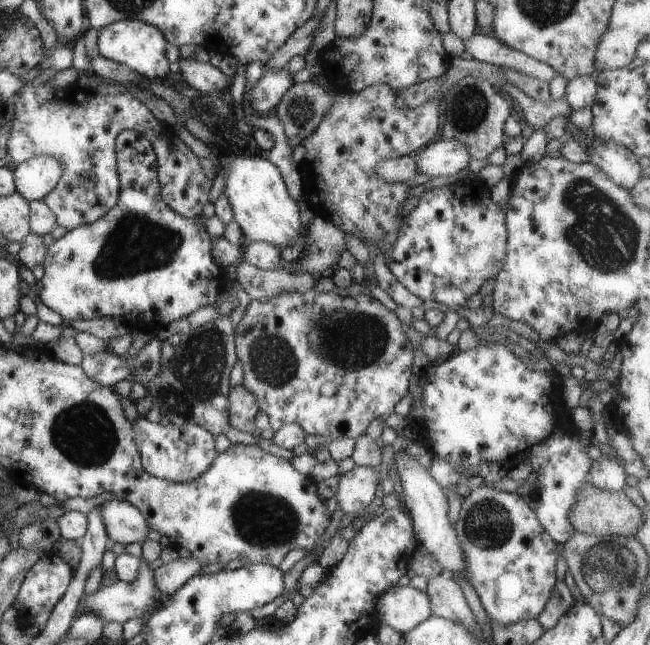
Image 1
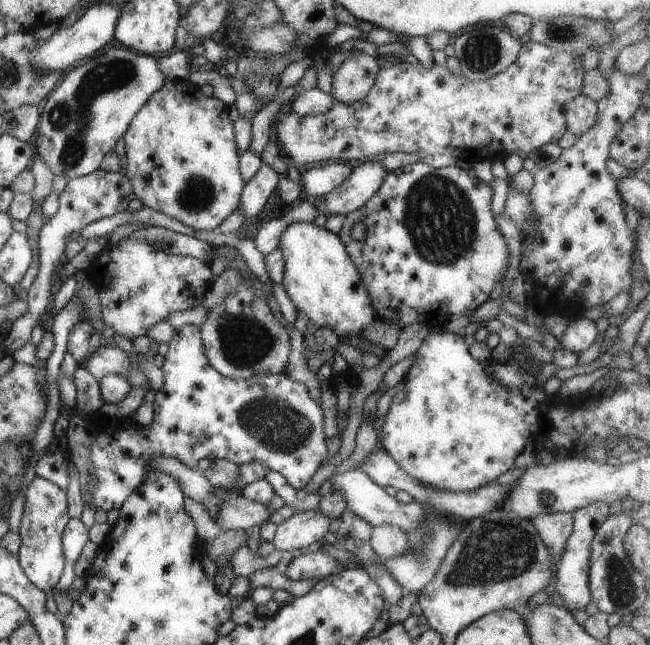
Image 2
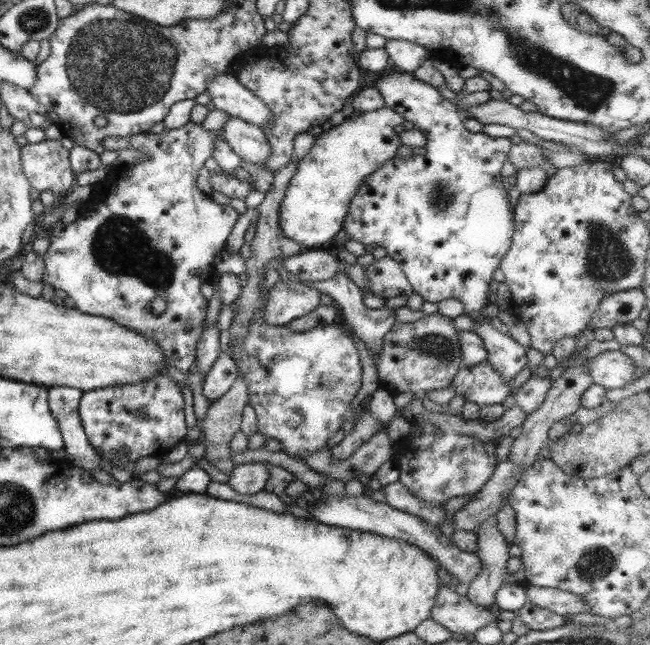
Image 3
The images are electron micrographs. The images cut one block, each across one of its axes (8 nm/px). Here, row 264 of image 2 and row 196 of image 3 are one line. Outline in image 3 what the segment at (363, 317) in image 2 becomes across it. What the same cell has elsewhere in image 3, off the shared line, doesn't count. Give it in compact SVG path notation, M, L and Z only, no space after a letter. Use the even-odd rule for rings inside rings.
M383 106L377 110L354 112L327 131L316 130L309 152L296 162L296 169L288 180L279 206L278 226L282 234L308 249L331 247L334 236L342 228L350 200L356 195L361 183L374 170L389 162L401 146L400 138L393 128L403 124L403 121L400 114Z

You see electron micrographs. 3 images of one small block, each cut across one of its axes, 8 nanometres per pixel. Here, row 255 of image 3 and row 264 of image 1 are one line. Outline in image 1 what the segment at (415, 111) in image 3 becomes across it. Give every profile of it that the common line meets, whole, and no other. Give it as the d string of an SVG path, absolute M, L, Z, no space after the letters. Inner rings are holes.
M478 178L474 180L461 180L454 181L446 180L439 181L434 183L433 186L423 187L421 189L415 190L418 194L419 201L417 205L411 212L407 215L401 217L401 222L399 222L399 232L397 232L397 240L387 256L387 267L390 270L391 274L399 281L399 284L402 284L411 294L415 294L417 298L420 298L423 301L426 300L435 300L435 302L441 302L441 304L451 308L455 311L455 308L463 308L465 301L473 294L477 293L479 288L483 286L483 282L491 280L497 276L497 272L503 268L505 264L505 238L507 238L507 229L505 226L504 219L504 208L494 204L491 199L489 199L489 190L488 188L479 181Z

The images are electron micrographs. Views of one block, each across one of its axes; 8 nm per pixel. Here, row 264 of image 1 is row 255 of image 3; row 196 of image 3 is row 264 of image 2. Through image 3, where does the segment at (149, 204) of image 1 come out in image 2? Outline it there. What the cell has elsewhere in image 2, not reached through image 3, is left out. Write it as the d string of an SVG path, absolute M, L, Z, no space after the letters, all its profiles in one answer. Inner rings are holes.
M120 239L114 244L104 245L91 261L87 272L92 277L97 292L104 324L113 328L115 334L129 341L133 341L137 336L143 336L156 322L165 321L171 312L201 305L205 292L209 290L215 278L209 270L209 264L199 259L170 255L154 249L147 242L131 239Z

